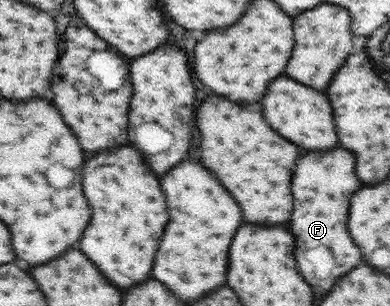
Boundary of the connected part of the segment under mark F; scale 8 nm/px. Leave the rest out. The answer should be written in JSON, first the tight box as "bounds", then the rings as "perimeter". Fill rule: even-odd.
{"bounds":[290,148,362,290],"perimeter":[[[336,148],[330,152],[308,152],[300,158],[294,176],[292,176],[292,194],[294,194],[294,212],[290,216],[290,232],[296,238],[296,260],[302,276],[310,286],[320,286],[324,290],[330,290],[338,278],[342,278],[346,272],[356,268],[362,260],[360,248],[352,242],[348,234],[348,210],[350,210],[350,198],[360,188],[360,180],[356,176],[356,156],[346,148]]]}

